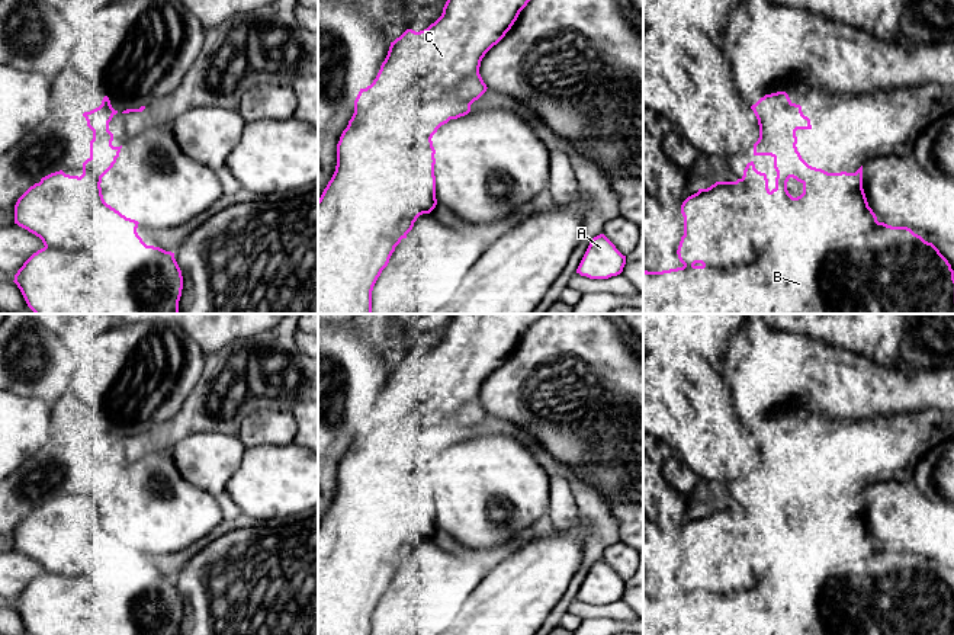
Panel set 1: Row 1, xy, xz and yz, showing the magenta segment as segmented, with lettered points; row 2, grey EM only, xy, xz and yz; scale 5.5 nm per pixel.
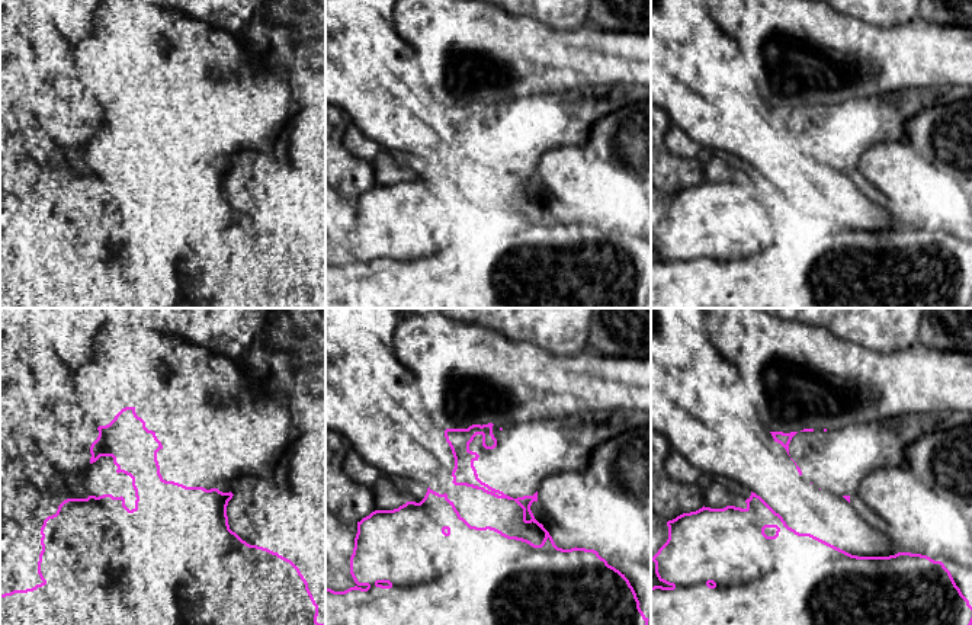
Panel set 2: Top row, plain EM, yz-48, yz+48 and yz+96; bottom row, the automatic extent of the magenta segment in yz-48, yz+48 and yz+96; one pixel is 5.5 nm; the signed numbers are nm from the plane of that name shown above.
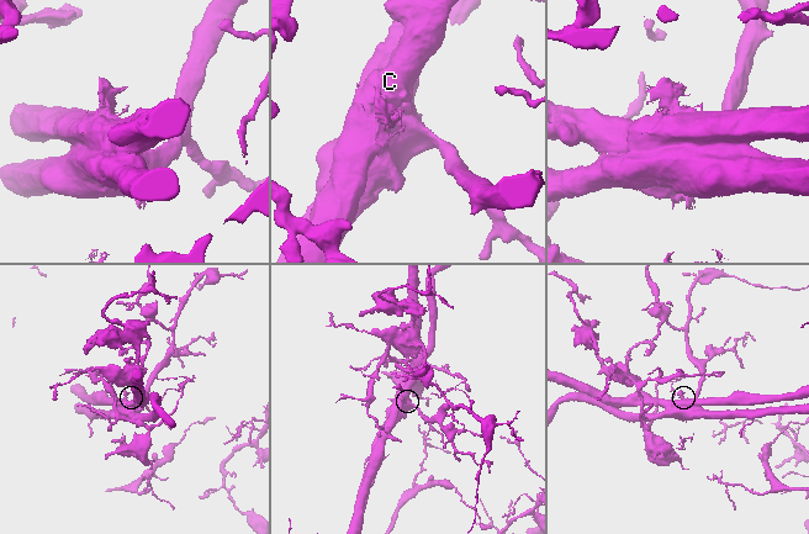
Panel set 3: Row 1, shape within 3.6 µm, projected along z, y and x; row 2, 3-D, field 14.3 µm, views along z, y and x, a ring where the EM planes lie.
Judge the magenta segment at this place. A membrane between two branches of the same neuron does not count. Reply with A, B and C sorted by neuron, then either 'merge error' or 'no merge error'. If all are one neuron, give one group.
A B / C; merge error

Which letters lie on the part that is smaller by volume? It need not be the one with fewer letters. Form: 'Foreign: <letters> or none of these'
Foreign: C

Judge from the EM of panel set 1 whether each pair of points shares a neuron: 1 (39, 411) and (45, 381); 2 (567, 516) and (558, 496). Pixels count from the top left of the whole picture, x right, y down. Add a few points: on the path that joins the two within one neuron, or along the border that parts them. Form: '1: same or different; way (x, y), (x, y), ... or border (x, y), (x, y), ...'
1: different; border (15, 393), (37, 395), (50, 404)
2: same; way (562, 512), (562, 500)

